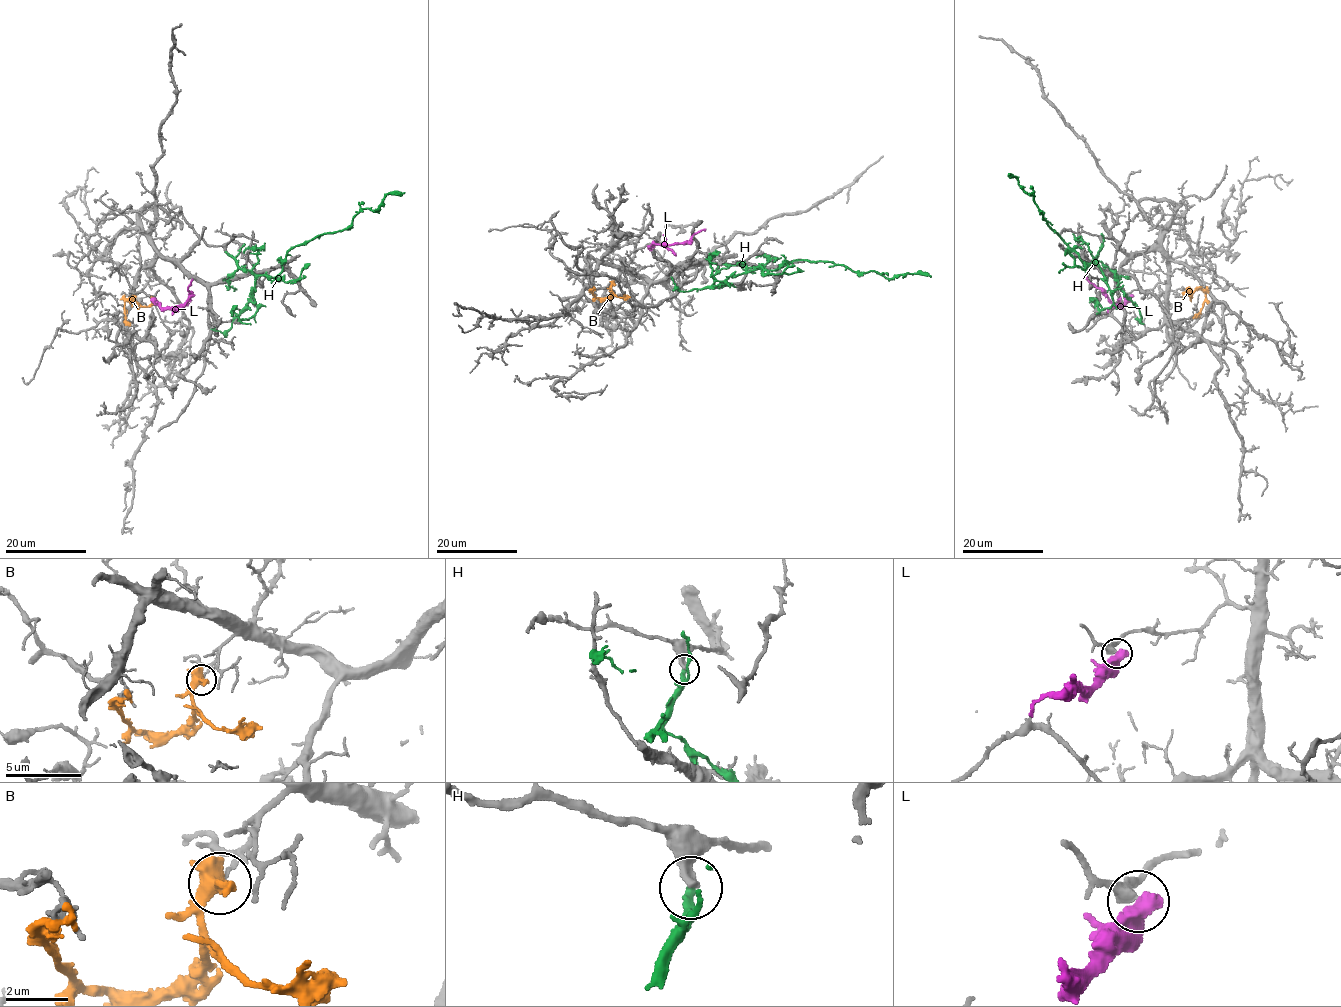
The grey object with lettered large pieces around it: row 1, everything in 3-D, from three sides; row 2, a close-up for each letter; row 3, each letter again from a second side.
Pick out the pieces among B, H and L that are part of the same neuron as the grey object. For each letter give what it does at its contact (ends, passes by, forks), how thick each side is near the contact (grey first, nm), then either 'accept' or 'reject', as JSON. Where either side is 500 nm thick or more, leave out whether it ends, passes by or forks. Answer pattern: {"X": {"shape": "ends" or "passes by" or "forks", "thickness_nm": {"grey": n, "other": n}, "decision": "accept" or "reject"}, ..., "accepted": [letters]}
{"B": {"shape": "forks", "thickness_nm": {"grey": 110, "other": 400}, "decision": "reject"}, "H": {"shape": "ends", "thickness_nm": {"grey": 400, "other": 240}, "decision": "reject"}, "L": {"thickness_nm": {"grey": 360, "other": 600}, "decision": "reject"}, "accepted": []}

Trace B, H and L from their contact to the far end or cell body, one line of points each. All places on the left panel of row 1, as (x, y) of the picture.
B: (132, 298), (135, 301), (131, 298), (125, 301), (124, 311), (128, 325)
H: (225, 251), (240, 267), (276, 276), (291, 249), (347, 228), (364, 208), (377, 211), (387, 194), (405, 192)
L: (152, 298), (162, 309), (181, 308), (192, 278)

